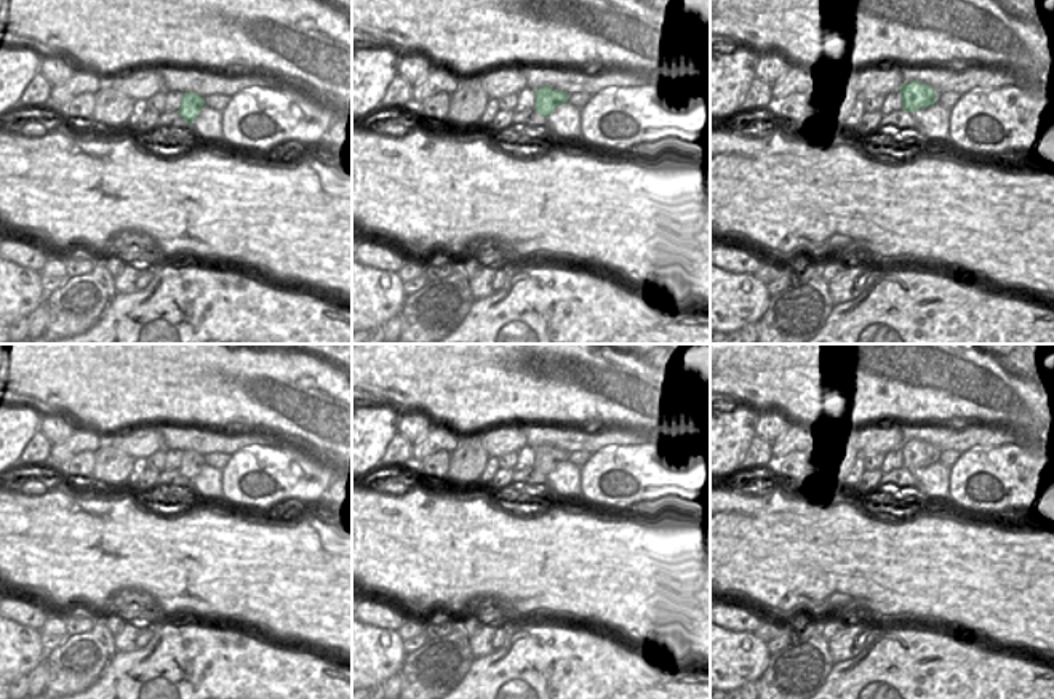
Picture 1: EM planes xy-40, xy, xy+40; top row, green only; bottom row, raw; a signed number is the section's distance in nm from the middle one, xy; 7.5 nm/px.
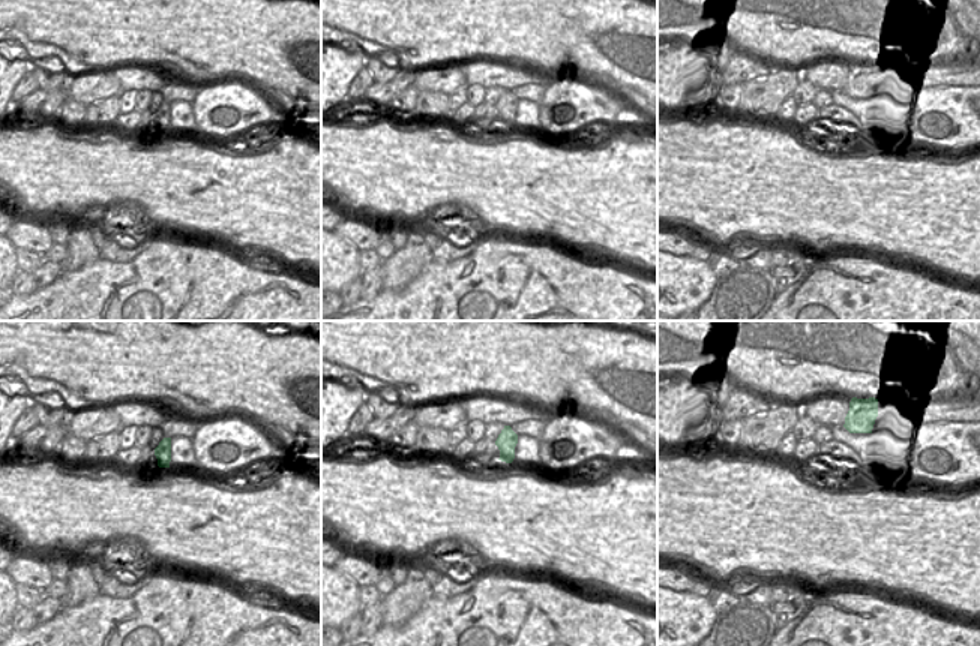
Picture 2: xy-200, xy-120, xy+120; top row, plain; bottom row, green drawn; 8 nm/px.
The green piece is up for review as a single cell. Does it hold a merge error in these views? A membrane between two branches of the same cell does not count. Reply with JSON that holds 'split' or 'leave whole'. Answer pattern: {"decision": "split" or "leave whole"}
{"decision": "split"}

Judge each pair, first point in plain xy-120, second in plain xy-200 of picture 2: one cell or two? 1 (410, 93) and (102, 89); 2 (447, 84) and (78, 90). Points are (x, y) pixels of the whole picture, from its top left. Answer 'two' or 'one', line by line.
1: two
2: one

